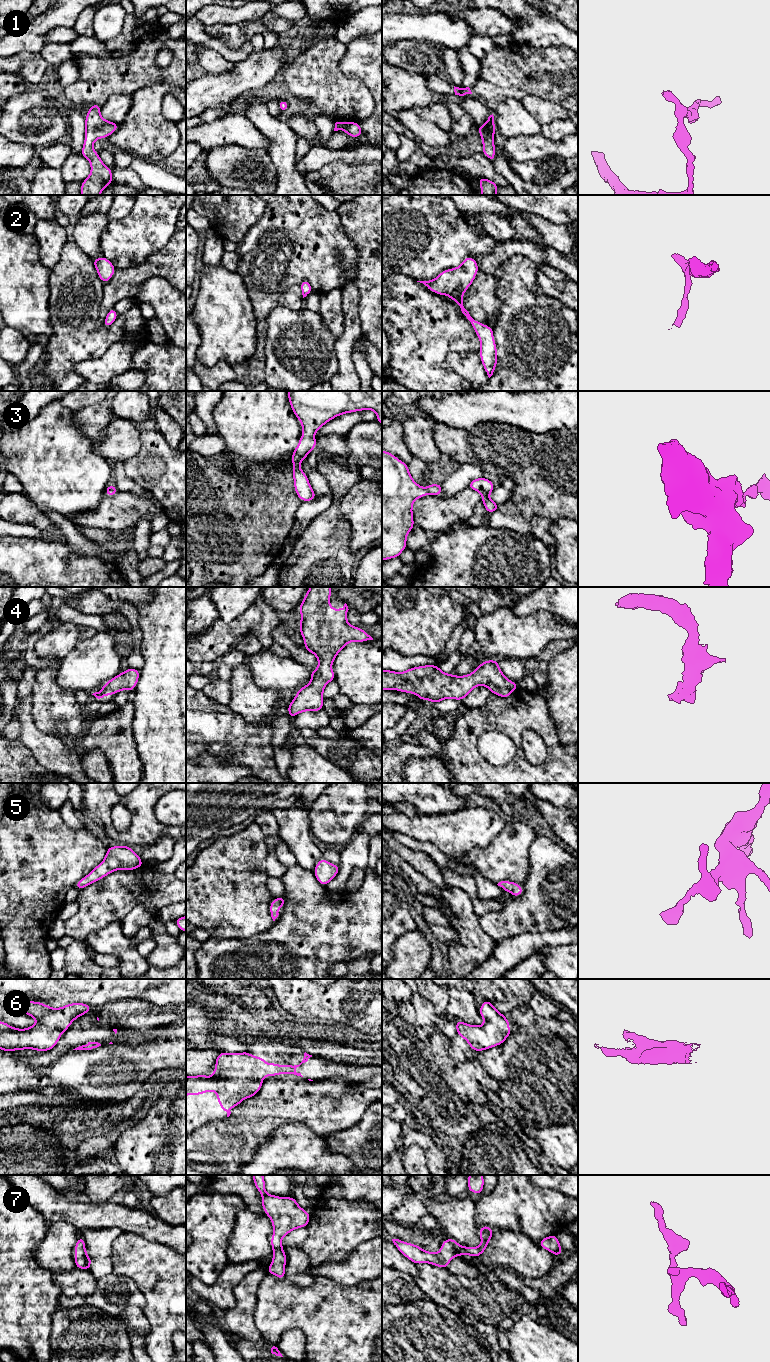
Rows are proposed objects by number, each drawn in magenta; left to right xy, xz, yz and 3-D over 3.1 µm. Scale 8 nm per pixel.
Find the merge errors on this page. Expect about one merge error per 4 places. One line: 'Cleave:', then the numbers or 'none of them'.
Cleave: none of them

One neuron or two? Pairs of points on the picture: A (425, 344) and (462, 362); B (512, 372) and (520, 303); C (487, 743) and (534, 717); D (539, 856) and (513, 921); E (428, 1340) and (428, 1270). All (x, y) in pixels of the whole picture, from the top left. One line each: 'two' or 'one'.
A: two
B: one
C: two
D: one
E: two

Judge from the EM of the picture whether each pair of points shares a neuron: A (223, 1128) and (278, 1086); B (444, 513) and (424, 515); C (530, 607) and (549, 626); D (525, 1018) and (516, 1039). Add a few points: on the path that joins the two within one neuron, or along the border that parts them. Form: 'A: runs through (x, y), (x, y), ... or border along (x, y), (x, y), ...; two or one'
A: runs through (237, 1127), (264, 1100); one
B: runs through (439, 514), (429, 514); one
C: border along (512, 608), (519, 616), (548, 611), (557, 620); two
D: runs through (525, 1023), (525, 1030), (521, 1034); one

